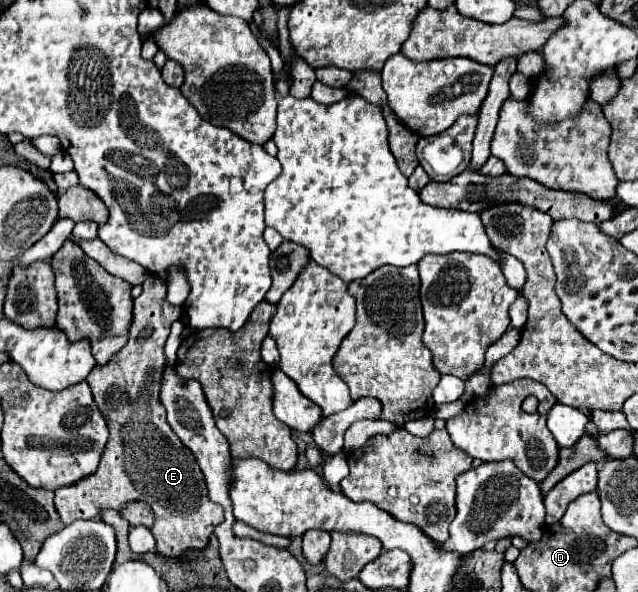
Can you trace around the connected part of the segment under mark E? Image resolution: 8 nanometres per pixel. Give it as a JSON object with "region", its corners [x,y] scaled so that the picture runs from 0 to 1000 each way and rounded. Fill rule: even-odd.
{"region":[[[234,465],[224,478],[224,495],[212,505],[208,519],[208,546],[202,556],[202,576],[199,583],[161,620],[146,620],[146,627],[136,633],[136,647],[146,660],[146,674],[158,694],[158,701],[168,711],[171,721],[171,745],[165,752],[158,782],[152,799],[143,806],[133,806],[130,813],[121,813],[118,819],[105,819],[99,826],[86,829],[86,856],[96,870],[96,880],[102,887],[121,880],[121,877],[155,877],[155,867],[161,860],[183,860],[190,863],[196,850],[202,846],[224,846],[240,860],[243,883],[237,890],[237,900],[246,914],[246,931],[255,941],[274,941],[284,948],[293,948],[293,931],[299,927],[321,927],[328,917],[328,907],[350,880],[350,860],[343,851],[335,851],[324,840],[324,816],[318,806],[318,796],[312,792],[312,782],[306,779],[303,765],[281,745],[281,738],[271,731],[265,715],[259,711],[259,691],[249,677],[249,657],[252,657],[252,630],[259,617],[259,576],[265,569],[268,546],[277,542],[287,529],[284,519],[262,512],[262,481],[252,468]]]}

